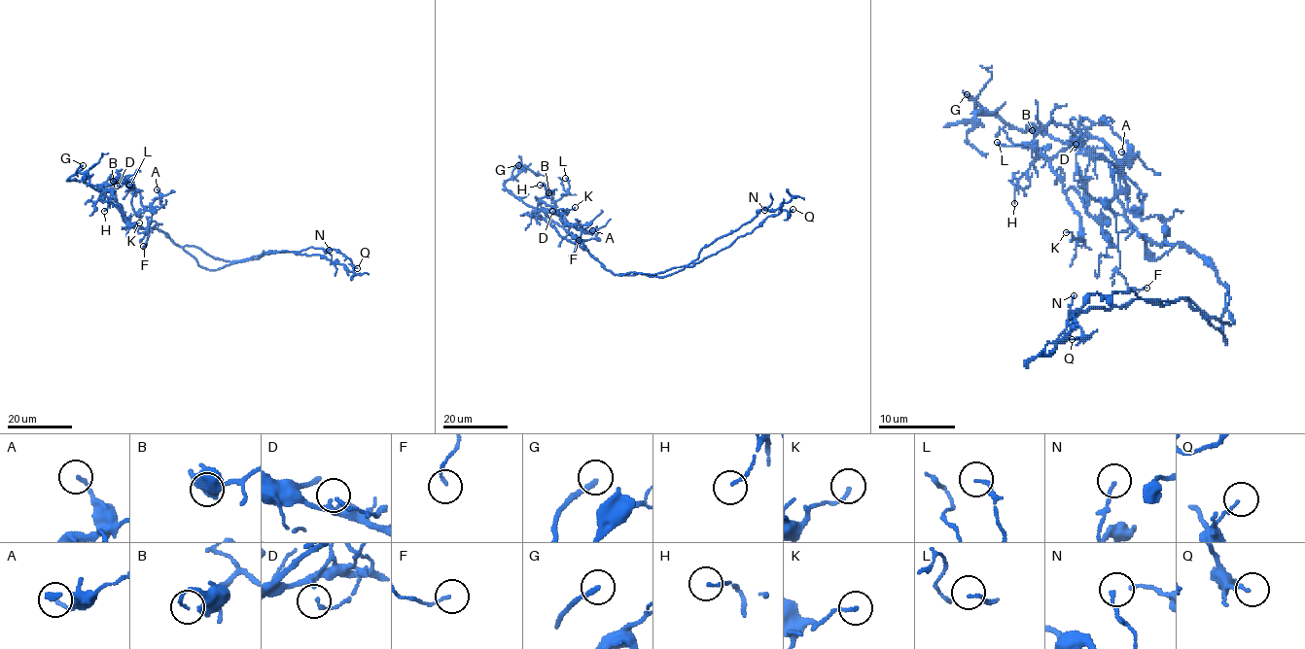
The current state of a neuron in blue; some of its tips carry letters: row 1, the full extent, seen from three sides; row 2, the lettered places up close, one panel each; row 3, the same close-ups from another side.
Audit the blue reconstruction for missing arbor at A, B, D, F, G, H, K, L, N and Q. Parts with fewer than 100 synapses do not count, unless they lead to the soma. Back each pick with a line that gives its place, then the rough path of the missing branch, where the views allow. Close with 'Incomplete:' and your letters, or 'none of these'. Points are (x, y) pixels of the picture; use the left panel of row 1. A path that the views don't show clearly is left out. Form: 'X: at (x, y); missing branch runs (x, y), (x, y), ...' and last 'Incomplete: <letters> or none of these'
G: at (83, 165); missing branch runs (83, 165), (92, 162), (116, 140), (118, 132)
Incomplete: G

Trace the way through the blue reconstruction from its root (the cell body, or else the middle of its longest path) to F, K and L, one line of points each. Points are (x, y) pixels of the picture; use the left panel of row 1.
F: (176, 245), (161, 231), (129, 225), (116, 195), (103, 185), (129, 183), (153, 213), (143, 246)
K: (176, 245), (161, 231), (129, 225), (122, 218), (116, 195), (101, 187), (127, 222), (133, 225), (139, 222)
L: (176, 245), (161, 231), (129, 225), (122, 218), (116, 195), (102, 187), (121, 176), (134, 186), (129, 185)

